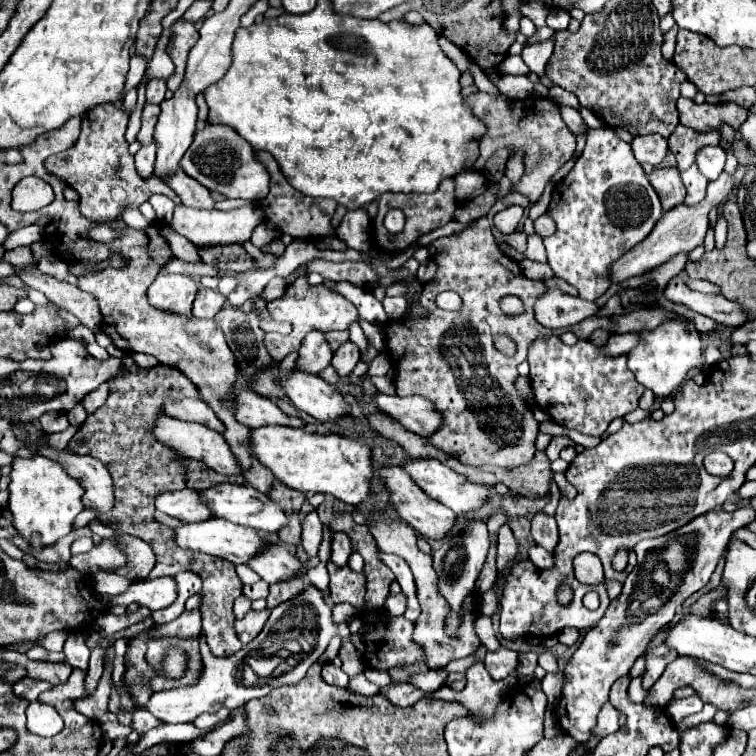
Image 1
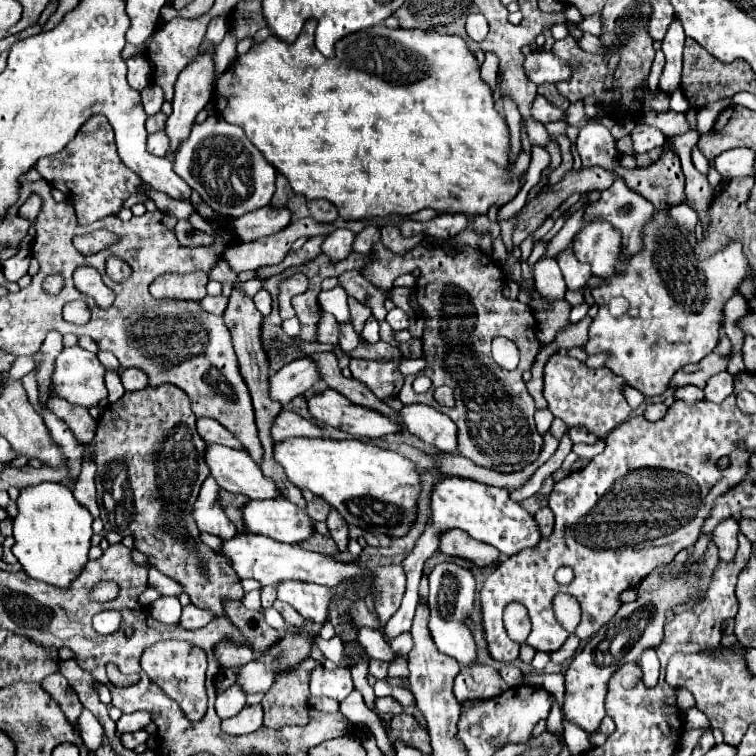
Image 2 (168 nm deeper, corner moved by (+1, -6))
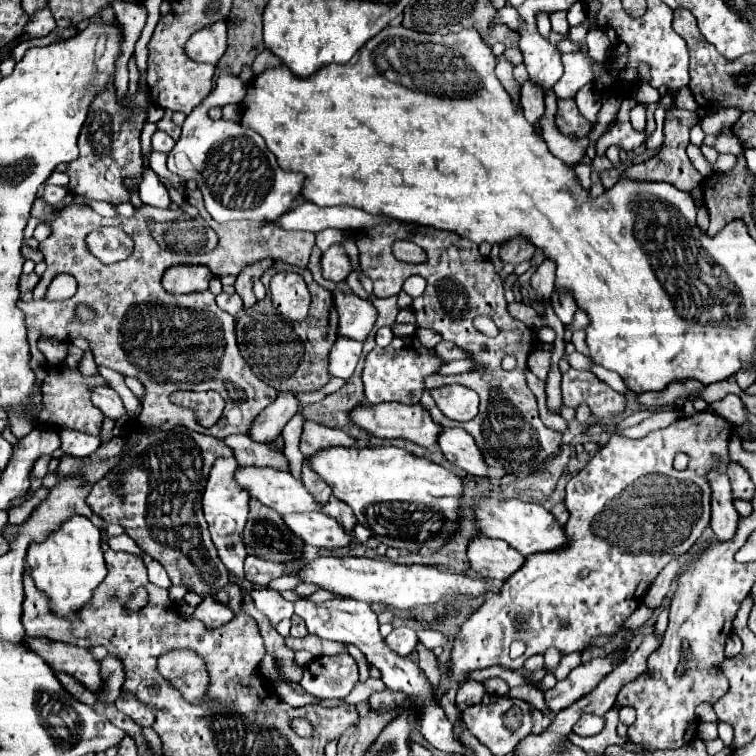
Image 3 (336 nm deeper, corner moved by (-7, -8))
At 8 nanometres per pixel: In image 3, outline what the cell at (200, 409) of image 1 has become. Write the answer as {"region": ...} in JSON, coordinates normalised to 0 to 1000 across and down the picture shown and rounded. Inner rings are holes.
{"region":[[[300,575],[295,583],[300,591],[306,591],[316,615],[343,615],[343,618],[364,618],[380,623],[382,610],[377,607],[377,602],[364,599],[348,586],[332,583],[329,575]]]}

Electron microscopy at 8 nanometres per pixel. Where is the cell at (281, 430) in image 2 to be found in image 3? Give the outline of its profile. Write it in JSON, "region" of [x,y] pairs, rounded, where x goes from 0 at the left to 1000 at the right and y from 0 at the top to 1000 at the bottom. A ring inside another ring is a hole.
{"region":[[[403,557],[401,560],[401,573],[398,573],[398,599],[403,604],[409,604],[411,599],[417,599],[419,594],[430,594],[430,591],[464,591],[470,589],[470,581],[462,578],[456,570],[451,567],[438,567],[430,562],[422,562],[417,557]]]}

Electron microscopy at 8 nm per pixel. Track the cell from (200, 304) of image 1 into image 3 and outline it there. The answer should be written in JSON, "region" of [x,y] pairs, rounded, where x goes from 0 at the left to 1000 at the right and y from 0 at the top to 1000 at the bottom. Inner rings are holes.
{"region":[[[300,388],[287,390],[287,403],[290,403],[295,411],[306,414],[306,417],[313,417],[313,414],[319,411],[319,406],[321,406],[319,393],[316,393],[313,388],[311,388],[311,390],[300,390]]]}

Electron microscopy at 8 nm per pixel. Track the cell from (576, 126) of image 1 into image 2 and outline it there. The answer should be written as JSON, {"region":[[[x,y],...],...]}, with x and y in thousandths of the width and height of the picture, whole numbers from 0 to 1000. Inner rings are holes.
{"region":[[[716,126],[708,131],[702,147],[705,147],[705,157],[710,157],[710,160],[718,163],[718,165],[724,165],[724,163],[729,163],[729,160],[739,160],[739,157],[745,157],[745,152],[747,152],[742,144],[731,142],[729,136],[724,136]]]}

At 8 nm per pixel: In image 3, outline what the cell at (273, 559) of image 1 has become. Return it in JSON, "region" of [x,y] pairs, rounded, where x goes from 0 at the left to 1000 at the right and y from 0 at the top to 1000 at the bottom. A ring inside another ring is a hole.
{"region":[[[440,790],[437,795],[423,799],[411,795],[411,792],[393,792],[390,795],[390,813],[396,813],[403,821],[406,835],[411,840],[419,840],[425,845],[448,848],[448,851],[470,851],[483,864],[488,880],[493,880],[504,888],[507,903],[517,914],[530,914],[544,925],[544,930],[549,933],[549,943],[554,946],[552,962],[554,962],[557,972],[573,988],[578,988],[581,993],[589,993],[589,996],[607,996],[607,999],[623,996],[599,975],[599,959],[589,948],[589,943],[581,933],[581,925],[575,922],[575,911],[567,903],[567,898],[562,896],[562,890],[557,888],[554,877],[546,874],[544,869],[528,869],[517,858],[512,858],[512,853],[507,851],[507,843],[501,837],[499,813],[491,808],[491,803],[485,798],[470,795],[470,792],[451,792],[451,790]]]}

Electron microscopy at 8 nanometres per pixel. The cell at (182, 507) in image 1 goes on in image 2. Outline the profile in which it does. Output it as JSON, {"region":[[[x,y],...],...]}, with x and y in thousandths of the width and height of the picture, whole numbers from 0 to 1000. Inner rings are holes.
{"region":[[[276,628],[258,663],[255,681],[258,681],[261,697],[269,705],[279,705],[279,708],[287,708],[295,716],[300,716],[300,713],[306,713],[306,708],[311,708],[311,694],[300,687],[300,681],[290,665],[290,649],[292,649],[292,644]]]}

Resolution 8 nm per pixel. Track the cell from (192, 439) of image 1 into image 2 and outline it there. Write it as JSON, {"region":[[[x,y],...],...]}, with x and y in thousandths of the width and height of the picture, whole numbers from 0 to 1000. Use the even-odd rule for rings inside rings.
{"region":[[[276,586],[271,610],[290,644],[306,652],[327,655],[329,660],[369,660],[372,649],[361,634],[348,631],[343,615],[327,597],[311,597],[295,589]]]}

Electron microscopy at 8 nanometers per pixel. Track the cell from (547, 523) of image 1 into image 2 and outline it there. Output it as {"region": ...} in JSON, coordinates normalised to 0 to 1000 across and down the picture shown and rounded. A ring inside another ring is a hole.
{"region":[[[716,671],[716,673],[708,679],[708,689],[713,692],[716,708],[718,708],[718,710],[726,710],[729,702],[731,702],[731,676],[729,676],[726,671]]]}

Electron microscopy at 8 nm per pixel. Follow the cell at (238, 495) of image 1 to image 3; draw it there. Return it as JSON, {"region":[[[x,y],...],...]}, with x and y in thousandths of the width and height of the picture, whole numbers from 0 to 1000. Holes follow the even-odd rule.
{"region":[[[425,676],[385,679],[385,681],[377,681],[374,689],[388,708],[398,710],[401,718],[414,724],[430,724],[430,726],[456,724],[467,713],[454,702],[451,694],[443,692],[443,687],[433,684]]]}

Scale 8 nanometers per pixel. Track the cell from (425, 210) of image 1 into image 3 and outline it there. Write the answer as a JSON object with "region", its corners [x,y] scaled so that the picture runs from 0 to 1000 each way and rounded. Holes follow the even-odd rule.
{"region":[[[522,319],[520,321],[520,337],[528,343],[528,345],[536,345],[536,348],[560,348],[562,345],[562,332],[560,329],[552,329],[552,324],[546,319]]]}

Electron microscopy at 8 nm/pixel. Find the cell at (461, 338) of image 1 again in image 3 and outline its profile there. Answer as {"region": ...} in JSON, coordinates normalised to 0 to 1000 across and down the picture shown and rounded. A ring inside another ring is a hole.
{"region":[[[507,295],[491,303],[472,303],[470,321],[475,327],[475,343],[478,343],[478,358],[493,372],[493,388],[499,393],[517,393],[517,374],[525,374],[520,364],[530,364],[536,372],[538,361],[552,361],[565,372],[562,388],[549,396],[549,422],[554,433],[573,435],[583,443],[586,451],[597,451],[612,464],[618,464],[620,475],[631,480],[634,485],[610,496],[567,496],[562,501],[562,517],[557,522],[557,536],[567,544],[567,549],[581,560],[594,565],[597,554],[591,554],[581,538],[575,536],[570,525],[570,515],[583,512],[586,507],[607,507],[620,515],[626,515],[636,533],[634,546],[628,554],[610,560],[612,567],[623,573],[631,591],[639,599],[639,607],[647,618],[663,618],[668,626],[679,628],[697,628],[708,623],[716,612],[721,612],[726,604],[731,604],[739,597],[742,575],[724,567],[710,544],[710,528],[702,520],[702,515],[694,507],[694,480],[697,472],[708,464],[710,456],[710,438],[692,425],[681,422],[671,411],[668,398],[668,382],[660,361],[655,358],[652,348],[639,340],[631,329],[631,321],[612,316],[594,306],[581,306],[573,300],[560,298],[528,298],[528,295]],[[522,316],[541,316],[552,321],[565,335],[562,348],[533,348],[520,340],[517,324]],[[594,324],[602,327],[604,337],[594,335]],[[631,417],[644,417],[655,425],[660,443],[644,446],[636,438],[628,435],[626,422]],[[668,467],[684,470],[684,488],[681,491],[665,491],[663,475]]]}

